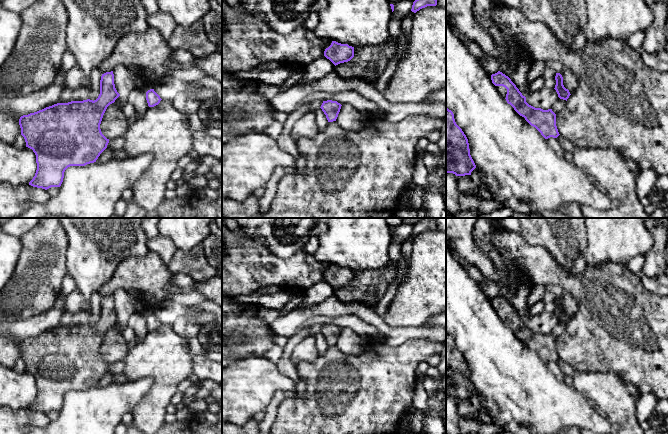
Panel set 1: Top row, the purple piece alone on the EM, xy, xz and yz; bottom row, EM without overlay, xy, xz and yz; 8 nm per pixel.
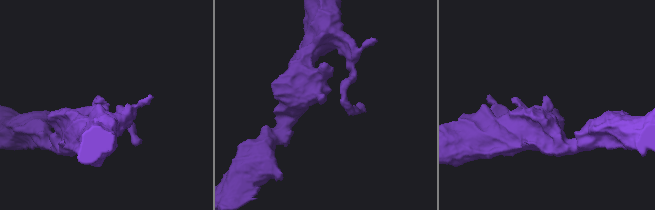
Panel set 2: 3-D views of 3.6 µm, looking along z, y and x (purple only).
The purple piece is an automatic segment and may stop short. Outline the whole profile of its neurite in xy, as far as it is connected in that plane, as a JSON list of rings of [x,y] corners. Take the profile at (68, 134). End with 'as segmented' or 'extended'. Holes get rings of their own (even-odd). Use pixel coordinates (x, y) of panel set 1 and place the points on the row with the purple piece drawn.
[[[113,71],[102,74],[100,94],[96,100],[57,103],[19,119],[26,147],[36,155],[37,170],[29,185],[42,189],[60,187],[65,170],[70,166],[85,166],[96,162],[107,148],[109,139],[101,132],[100,124],[107,107],[120,96],[114,84]]]; as segmented

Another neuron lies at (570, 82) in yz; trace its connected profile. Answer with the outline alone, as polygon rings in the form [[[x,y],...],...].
[[[547,60],[544,63],[546,68],[551,68],[562,75],[563,85],[569,90],[571,95],[578,91],[579,82],[576,76],[565,65],[553,60]]]

